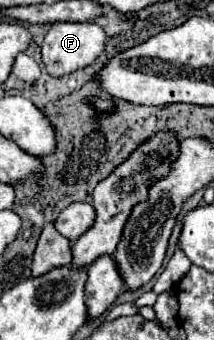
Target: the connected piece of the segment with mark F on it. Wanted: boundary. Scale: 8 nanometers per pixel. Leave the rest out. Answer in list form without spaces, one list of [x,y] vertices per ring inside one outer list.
[[[53,23],[43,39],[43,65],[51,77],[63,77],[91,65],[105,49],[105,33],[97,23]]]

